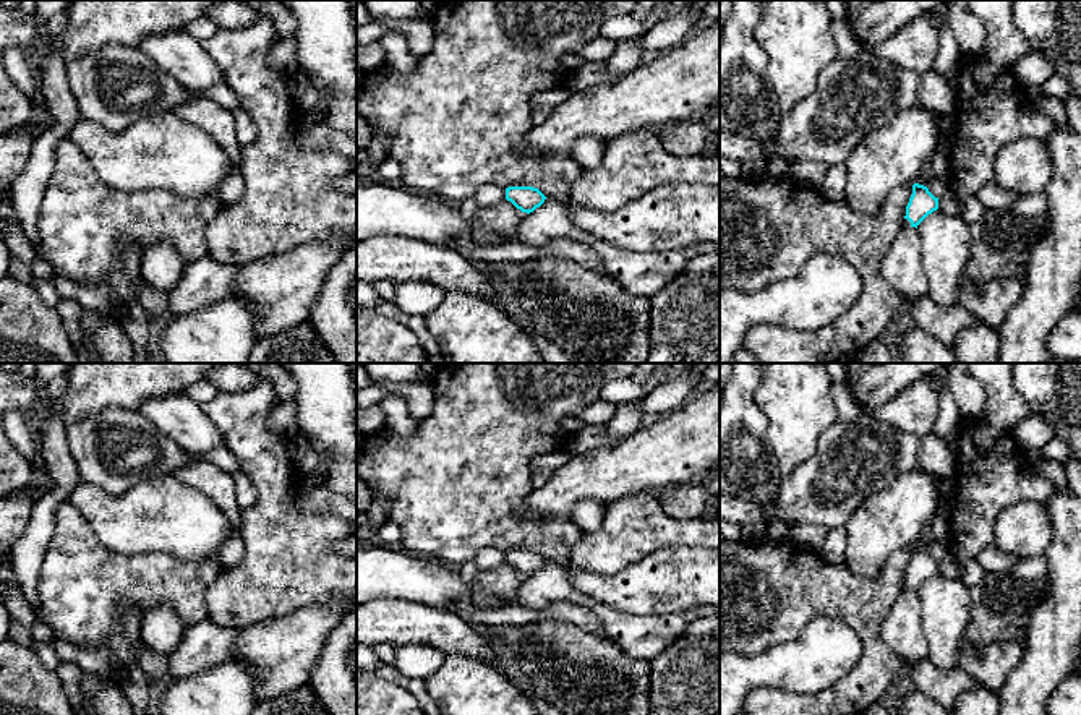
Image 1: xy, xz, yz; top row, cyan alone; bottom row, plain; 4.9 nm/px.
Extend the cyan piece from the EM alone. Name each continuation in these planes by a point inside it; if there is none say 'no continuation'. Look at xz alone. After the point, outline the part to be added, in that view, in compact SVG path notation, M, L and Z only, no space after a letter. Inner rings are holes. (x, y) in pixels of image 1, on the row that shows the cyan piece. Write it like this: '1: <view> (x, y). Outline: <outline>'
no continuation

